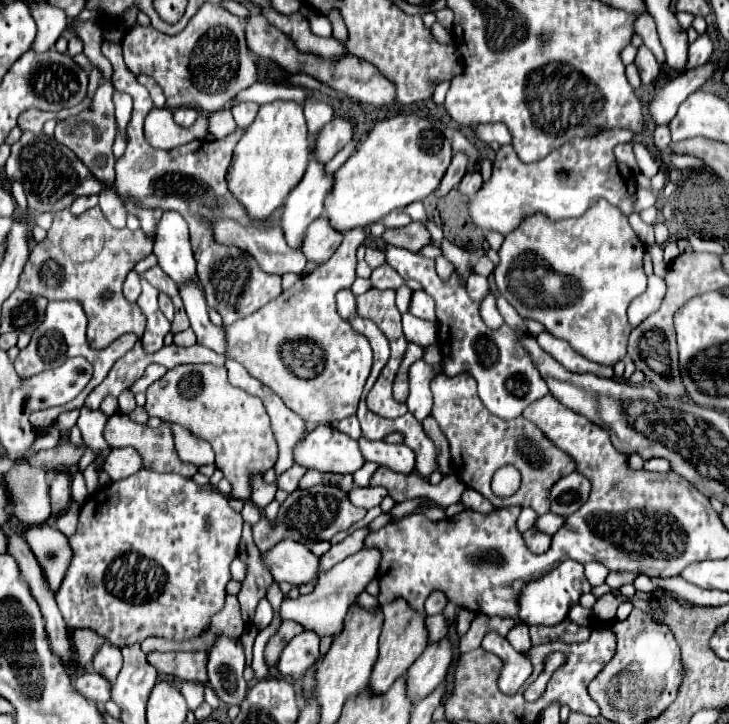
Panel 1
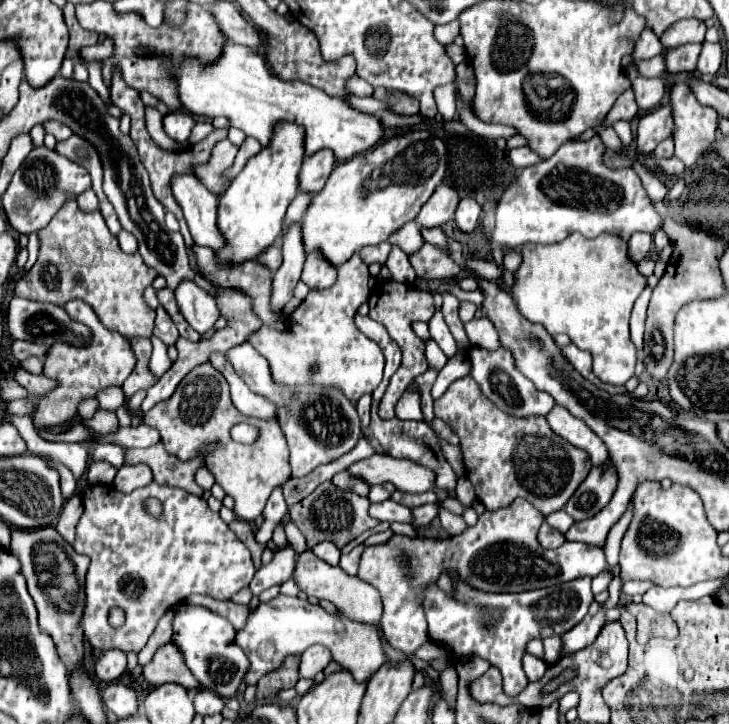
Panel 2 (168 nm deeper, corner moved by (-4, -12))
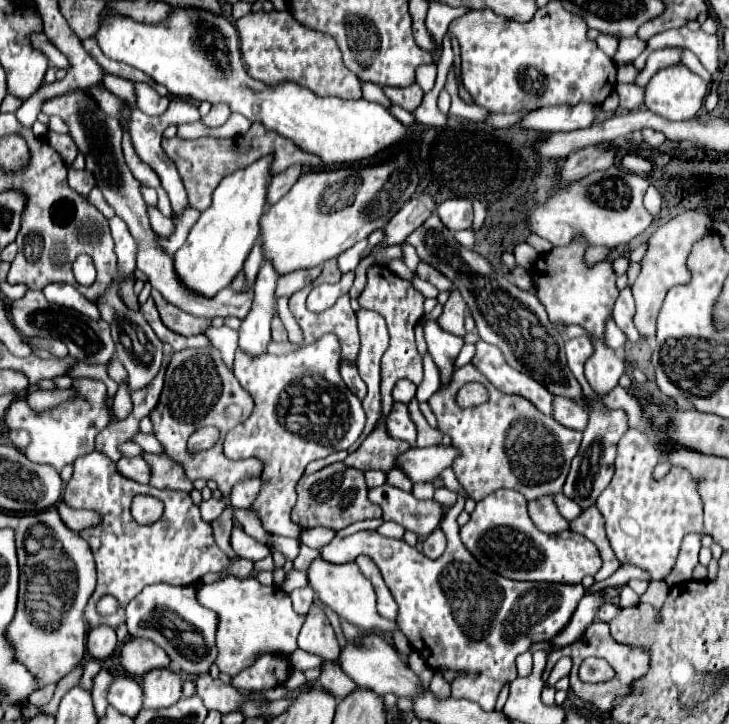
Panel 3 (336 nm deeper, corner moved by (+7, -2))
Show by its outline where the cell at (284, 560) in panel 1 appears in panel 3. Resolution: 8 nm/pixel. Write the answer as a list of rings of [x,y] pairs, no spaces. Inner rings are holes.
[[[322,558],[314,560],[310,570],[308,570],[308,580],[310,580],[310,588],[316,592],[316,596],[330,606],[342,620],[358,626],[364,632],[393,632],[399,630],[395,621],[380,618],[378,610],[376,610],[376,594],[372,584],[368,582],[368,578],[364,578],[364,574],[360,574],[360,568],[354,562],[346,564],[330,564],[324,562]]]

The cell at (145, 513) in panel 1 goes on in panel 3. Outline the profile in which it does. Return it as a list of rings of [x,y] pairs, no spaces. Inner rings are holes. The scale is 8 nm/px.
[[[94,450],[74,462],[74,474],[64,488],[62,500],[70,508],[92,508],[102,514],[102,524],[80,532],[80,536],[92,548],[98,570],[98,584],[84,612],[90,626],[108,624],[116,628],[120,622],[124,622],[124,608],[128,602],[148,584],[166,582],[188,586],[196,584],[208,572],[226,572],[230,564],[230,558],[216,546],[210,524],[200,518],[200,510],[192,502],[190,494],[184,494],[180,490],[156,490],[154,486],[132,482],[124,478],[116,470],[116,462],[112,462],[102,452]],[[138,494],[158,496],[164,502],[164,516],[158,522],[140,526],[132,518],[130,504]],[[102,596],[114,596],[118,600],[120,608],[116,614],[100,616],[96,612],[96,604]]]

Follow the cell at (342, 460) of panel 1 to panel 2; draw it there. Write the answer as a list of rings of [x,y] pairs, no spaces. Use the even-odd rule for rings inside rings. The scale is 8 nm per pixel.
[[[373,454],[371,458],[359,460],[351,464],[347,472],[371,486],[391,482],[395,484],[395,488],[405,492],[425,492],[435,486],[433,472],[427,472],[427,468],[419,468],[419,464],[411,464],[409,460],[395,460],[387,454]]]

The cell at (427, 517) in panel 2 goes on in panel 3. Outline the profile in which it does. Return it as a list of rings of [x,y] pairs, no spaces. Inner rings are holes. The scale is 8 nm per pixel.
[[[416,482],[412,488],[412,494],[416,494],[416,498],[432,498],[434,490],[436,488],[432,482]]]

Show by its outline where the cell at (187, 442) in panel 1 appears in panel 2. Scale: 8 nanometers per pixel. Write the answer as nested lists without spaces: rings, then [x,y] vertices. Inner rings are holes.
[[[201,466],[201,468],[199,468],[199,472],[195,472],[195,482],[197,482],[203,490],[209,490],[209,488],[213,486],[215,478],[213,478],[213,474],[209,472],[209,468],[207,468],[207,466]]]

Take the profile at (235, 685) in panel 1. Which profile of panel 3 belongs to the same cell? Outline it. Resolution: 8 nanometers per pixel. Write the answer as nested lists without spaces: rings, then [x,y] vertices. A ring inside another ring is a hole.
[[[152,584],[146,586],[128,606],[126,606],[128,632],[134,638],[146,638],[158,644],[170,658],[174,670],[186,674],[208,672],[216,658],[216,614],[212,610],[196,604],[194,586],[170,586]]]

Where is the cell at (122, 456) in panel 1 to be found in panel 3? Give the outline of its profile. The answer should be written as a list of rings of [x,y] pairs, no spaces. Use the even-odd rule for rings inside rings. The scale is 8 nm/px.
[[[142,456],[120,458],[120,462],[116,466],[120,468],[120,474],[124,474],[126,478],[130,478],[138,484],[148,484],[150,482],[150,466]]]

